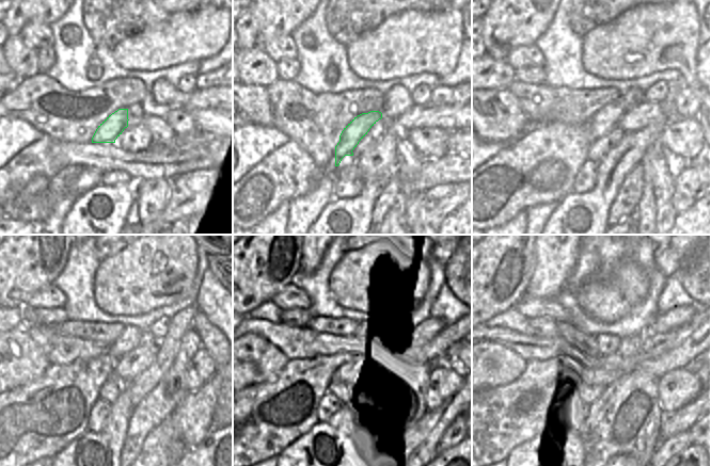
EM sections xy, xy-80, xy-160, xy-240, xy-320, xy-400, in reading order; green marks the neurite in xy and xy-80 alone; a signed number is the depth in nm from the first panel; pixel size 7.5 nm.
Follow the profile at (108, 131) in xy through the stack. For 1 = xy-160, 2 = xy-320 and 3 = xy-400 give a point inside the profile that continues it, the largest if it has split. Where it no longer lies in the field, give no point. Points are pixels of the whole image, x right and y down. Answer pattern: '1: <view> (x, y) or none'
1: xy-160 (609, 116)
2: xy-320 (363, 334)
3: xy-400 (606, 344)

